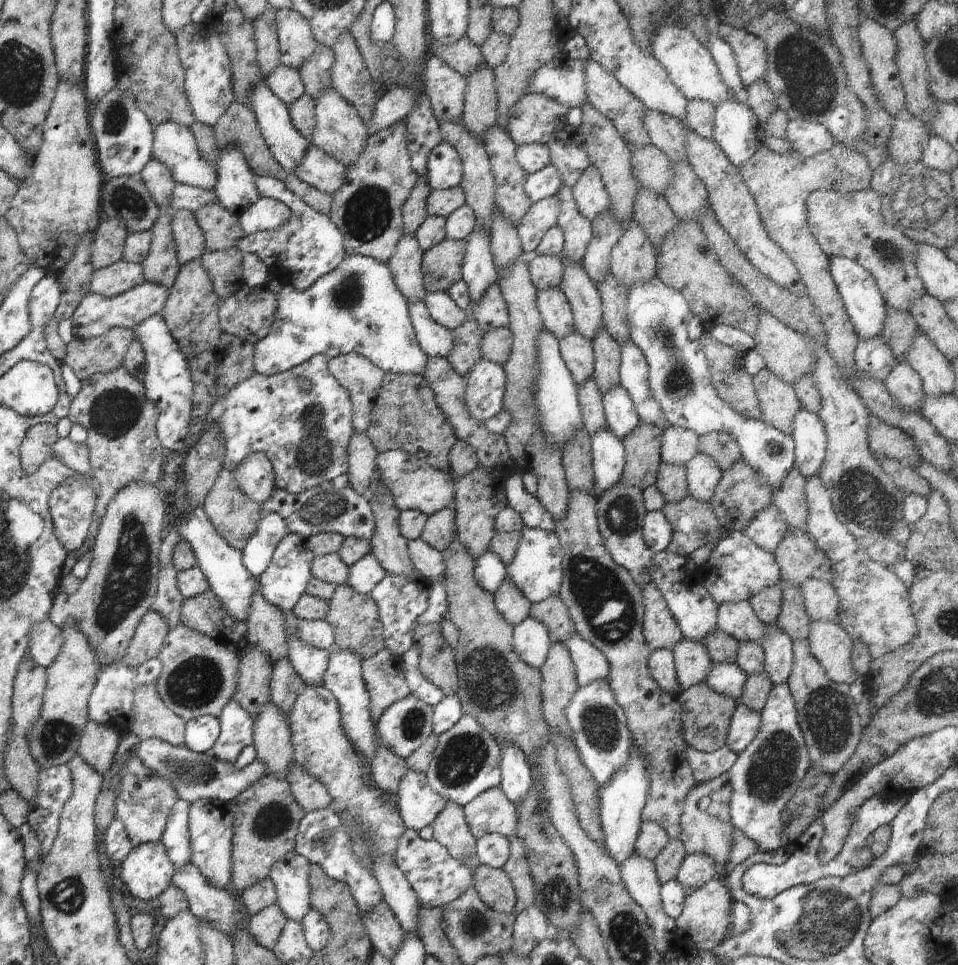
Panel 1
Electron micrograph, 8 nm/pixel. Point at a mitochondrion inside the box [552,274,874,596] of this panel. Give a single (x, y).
(678, 384)

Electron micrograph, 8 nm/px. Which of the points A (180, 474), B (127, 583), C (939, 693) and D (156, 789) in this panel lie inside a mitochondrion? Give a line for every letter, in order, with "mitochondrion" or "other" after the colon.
A: other
B: mitochondrion
C: mitochondrion
D: mitochondrion

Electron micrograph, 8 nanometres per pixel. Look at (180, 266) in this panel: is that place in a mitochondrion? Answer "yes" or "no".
no

